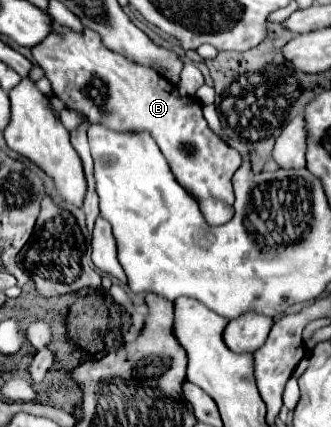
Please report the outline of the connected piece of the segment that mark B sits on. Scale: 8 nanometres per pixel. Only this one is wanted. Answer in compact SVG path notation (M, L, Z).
M52 21L52 32L47 40L31 48L31 52L35 64L45 70L45 76L53 86L53 94L59 96L67 108L83 112L89 122L101 122L109 128L115 126L115 130L151 132L177 182L199 198L205 220L211 226L231 220L235 202L231 178L241 166L241 154L211 132L197 98L183 98L177 86L155 70L111 52L103 46L99 34L89 28L79 34Z

